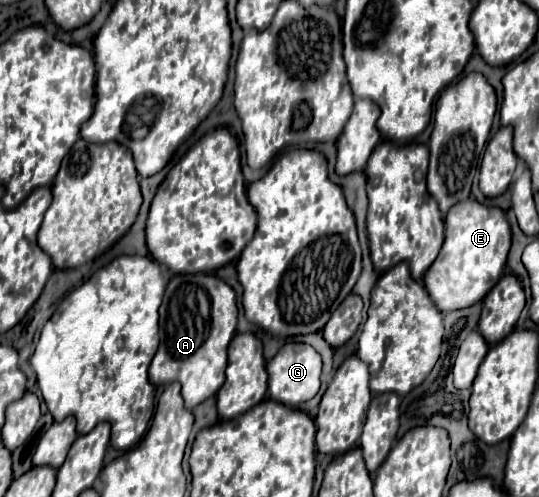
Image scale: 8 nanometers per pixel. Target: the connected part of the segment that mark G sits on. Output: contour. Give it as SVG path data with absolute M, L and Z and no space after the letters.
M287 342L279 352L267 362L269 372L269 396L281 404L297 406L301 402L311 400L319 392L319 376L321 376L321 358L319 354L303 344L303 342Z

